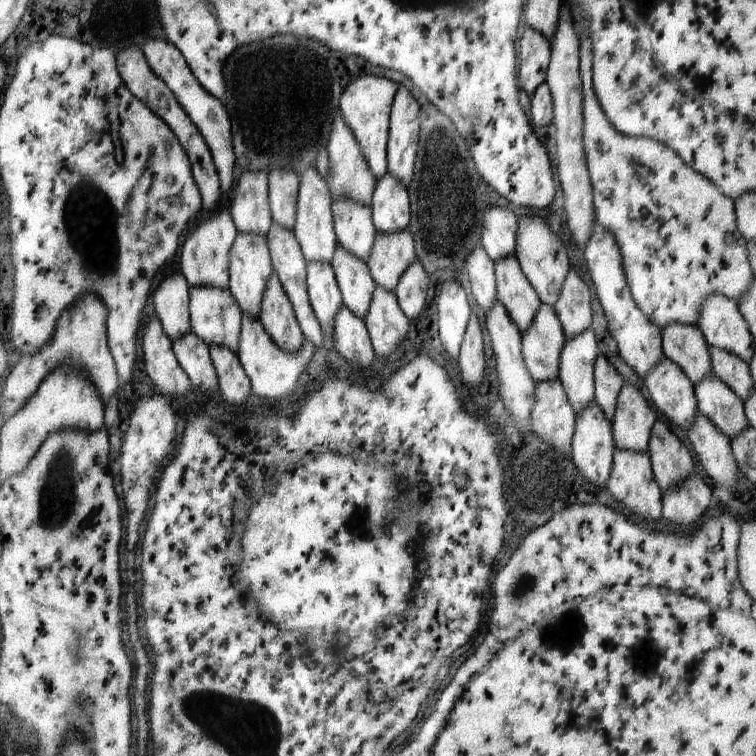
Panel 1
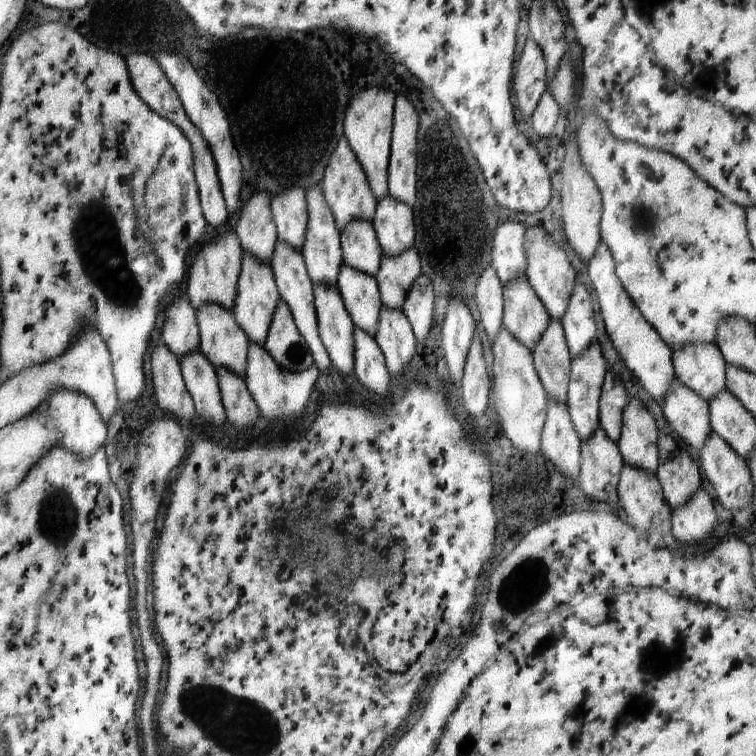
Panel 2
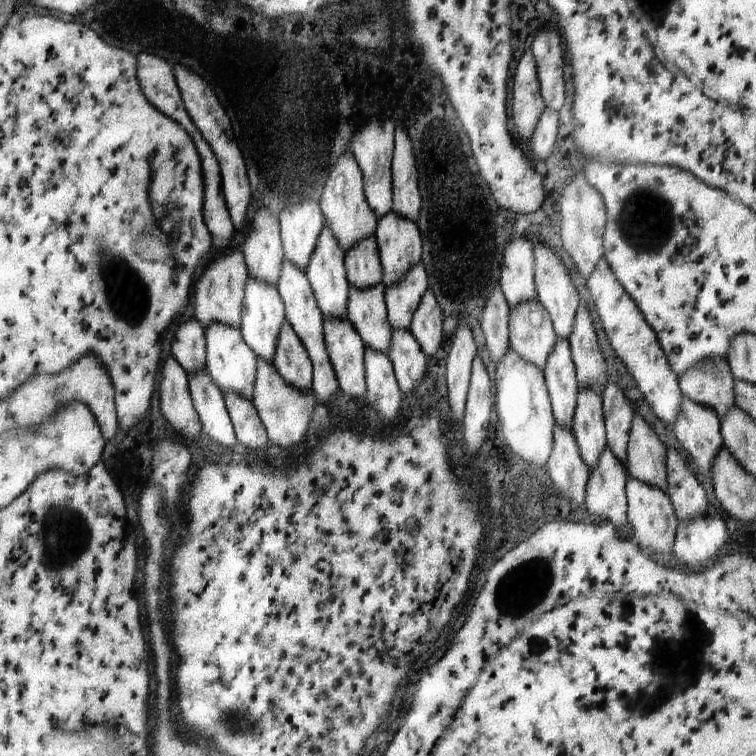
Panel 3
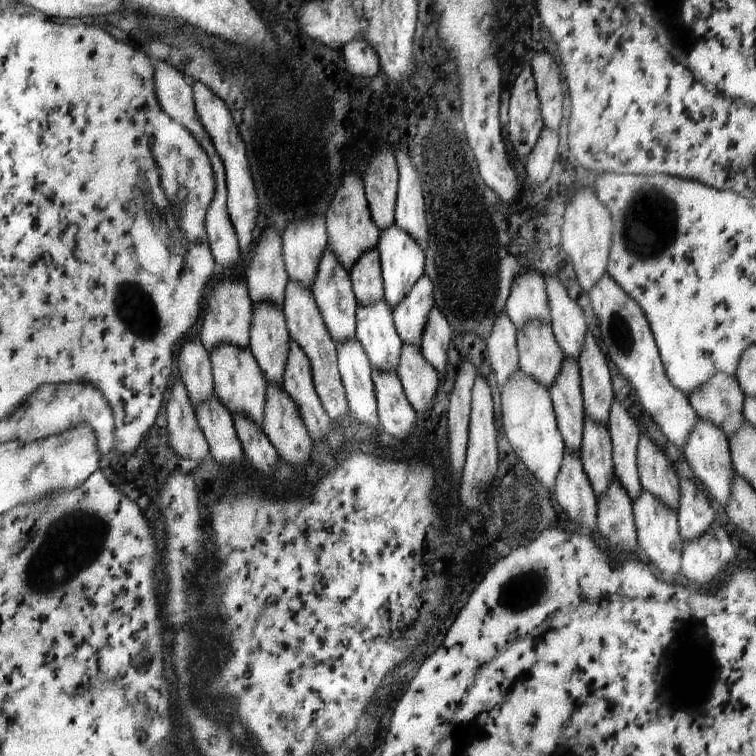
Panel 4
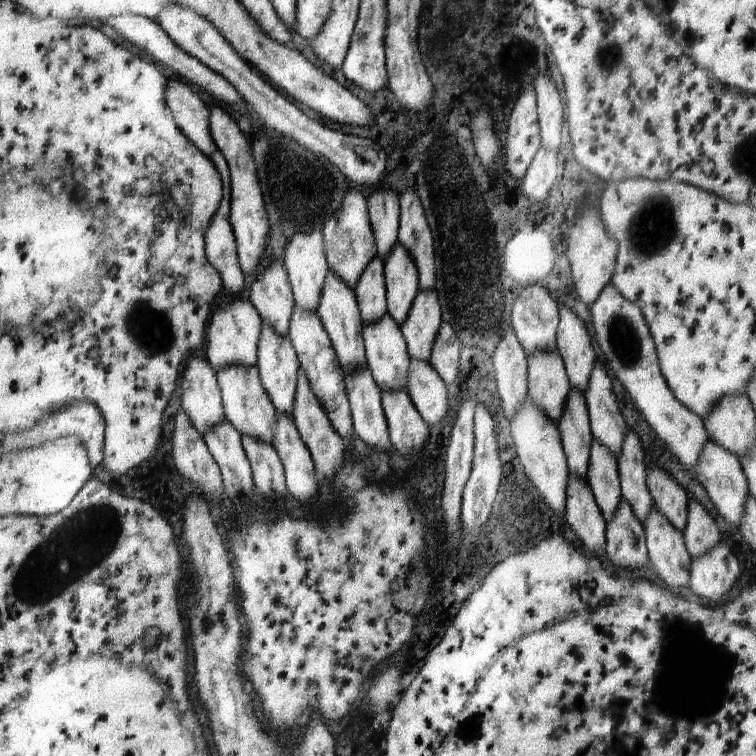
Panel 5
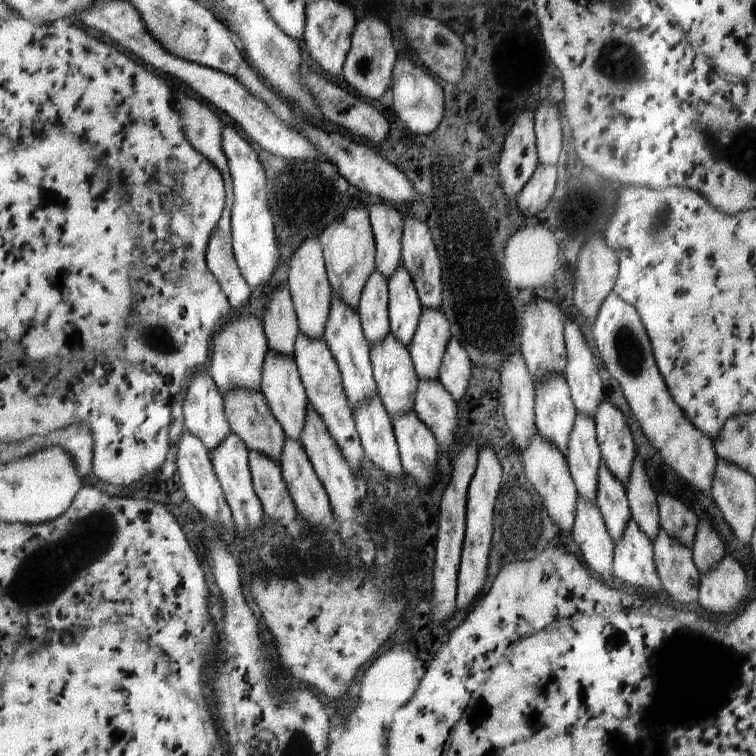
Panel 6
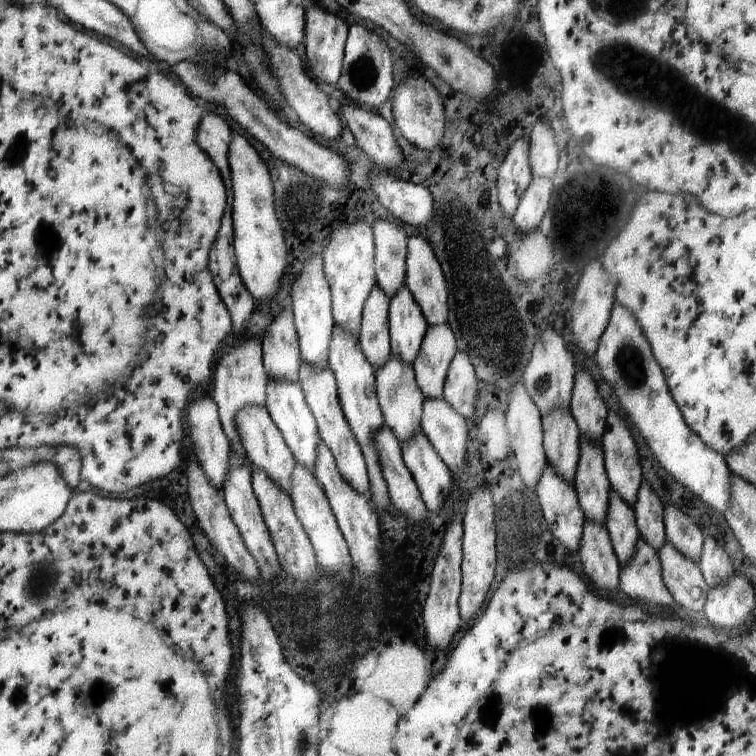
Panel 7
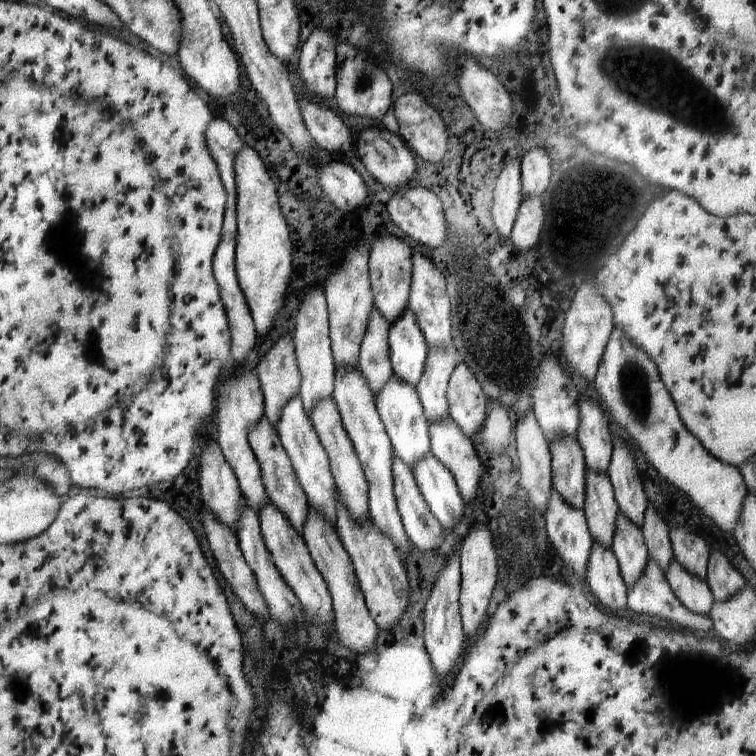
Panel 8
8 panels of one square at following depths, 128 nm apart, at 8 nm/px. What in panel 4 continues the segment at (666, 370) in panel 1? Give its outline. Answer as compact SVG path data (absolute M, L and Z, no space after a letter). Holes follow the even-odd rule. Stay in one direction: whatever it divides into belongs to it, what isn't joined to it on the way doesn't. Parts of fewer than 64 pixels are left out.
M699 418L697 426L691 433L682 452L694 475L702 482L703 490L710 494L712 500L716 500L720 506L725 508L731 496L733 477L735 476L727 437L714 427L714 424Z

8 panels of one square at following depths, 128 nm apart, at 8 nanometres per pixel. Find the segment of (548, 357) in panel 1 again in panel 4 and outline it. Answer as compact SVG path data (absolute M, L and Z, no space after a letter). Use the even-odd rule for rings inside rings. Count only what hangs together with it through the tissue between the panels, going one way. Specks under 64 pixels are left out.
M564 360L549 394L558 429L568 453L579 453L583 442L585 407L578 363Z

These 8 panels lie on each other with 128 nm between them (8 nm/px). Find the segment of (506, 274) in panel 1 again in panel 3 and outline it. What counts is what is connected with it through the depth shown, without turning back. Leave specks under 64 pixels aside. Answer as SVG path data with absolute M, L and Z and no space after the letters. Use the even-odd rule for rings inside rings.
M528 300L510 309L509 346L526 362L544 370L556 346L556 336L548 311L538 300Z

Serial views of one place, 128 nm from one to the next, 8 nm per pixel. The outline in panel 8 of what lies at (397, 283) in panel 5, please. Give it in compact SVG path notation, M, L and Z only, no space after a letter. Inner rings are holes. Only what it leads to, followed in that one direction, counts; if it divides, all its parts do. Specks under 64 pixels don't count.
M409 308L389 326L393 376L416 387L422 377L429 347Z

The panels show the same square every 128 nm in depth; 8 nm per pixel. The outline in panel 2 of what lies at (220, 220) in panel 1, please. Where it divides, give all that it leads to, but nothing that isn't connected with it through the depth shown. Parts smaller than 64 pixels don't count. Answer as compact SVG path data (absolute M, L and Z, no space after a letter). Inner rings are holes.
M226 228L222 229L220 233L211 233L203 245L188 267L186 296L195 311L200 306L209 303L233 310L234 296L236 296L236 288L238 288L238 276L240 276L240 268L242 268L243 250L239 238L232 229Z

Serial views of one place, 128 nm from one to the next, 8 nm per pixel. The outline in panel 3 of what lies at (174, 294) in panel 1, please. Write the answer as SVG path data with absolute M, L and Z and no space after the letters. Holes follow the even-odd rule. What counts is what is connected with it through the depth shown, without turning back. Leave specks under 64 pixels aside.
M194 318L184 320L175 332L171 342L171 356L187 374L205 368L206 360L205 329Z

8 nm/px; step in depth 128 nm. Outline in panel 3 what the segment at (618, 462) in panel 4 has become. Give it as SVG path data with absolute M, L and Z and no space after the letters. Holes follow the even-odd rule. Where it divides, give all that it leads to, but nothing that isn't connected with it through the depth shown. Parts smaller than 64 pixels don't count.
M612 382L603 388L602 398L607 446L625 466L634 410L619 386Z

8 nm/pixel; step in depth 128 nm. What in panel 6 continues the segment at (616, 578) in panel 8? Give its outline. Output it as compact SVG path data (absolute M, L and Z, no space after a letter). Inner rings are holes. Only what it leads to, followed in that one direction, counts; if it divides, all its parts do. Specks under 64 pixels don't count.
M580 496L570 535L583 552L586 566L595 574L612 572L614 543L608 535L606 524L595 504L588 503Z

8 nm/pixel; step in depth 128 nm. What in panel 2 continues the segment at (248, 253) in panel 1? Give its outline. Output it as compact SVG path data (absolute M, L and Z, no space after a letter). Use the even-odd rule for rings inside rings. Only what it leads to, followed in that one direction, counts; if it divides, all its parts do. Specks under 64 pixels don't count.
M242 252L242 268L240 268L238 288L234 296L233 314L238 326L246 332L249 342L264 346L268 330L270 330L270 320L274 316L278 300L280 300L280 295L270 264Z

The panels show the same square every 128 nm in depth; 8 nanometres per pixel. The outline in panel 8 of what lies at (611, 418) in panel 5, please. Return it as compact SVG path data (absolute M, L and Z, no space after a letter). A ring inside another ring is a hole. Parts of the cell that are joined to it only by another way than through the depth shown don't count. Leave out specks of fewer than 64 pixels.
M614 437L613 442L613 456L607 476L615 493L619 512L636 527L641 528L649 503L643 492L637 465L622 440Z

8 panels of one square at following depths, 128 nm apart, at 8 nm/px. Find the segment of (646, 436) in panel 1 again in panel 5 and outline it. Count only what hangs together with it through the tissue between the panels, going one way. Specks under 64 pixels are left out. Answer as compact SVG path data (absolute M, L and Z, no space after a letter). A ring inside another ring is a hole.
M649 466L646 470L646 484L652 497L654 508L662 512L670 524L684 532L688 516L688 493L683 485L668 474L662 467Z

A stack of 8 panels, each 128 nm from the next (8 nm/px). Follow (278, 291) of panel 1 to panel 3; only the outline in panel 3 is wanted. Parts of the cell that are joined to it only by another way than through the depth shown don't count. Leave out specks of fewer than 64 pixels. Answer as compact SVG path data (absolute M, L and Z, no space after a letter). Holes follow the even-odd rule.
M284 320L282 328L280 328L278 346L276 346L272 364L290 386L304 390L304 392L312 389L312 362L304 344L288 320Z

